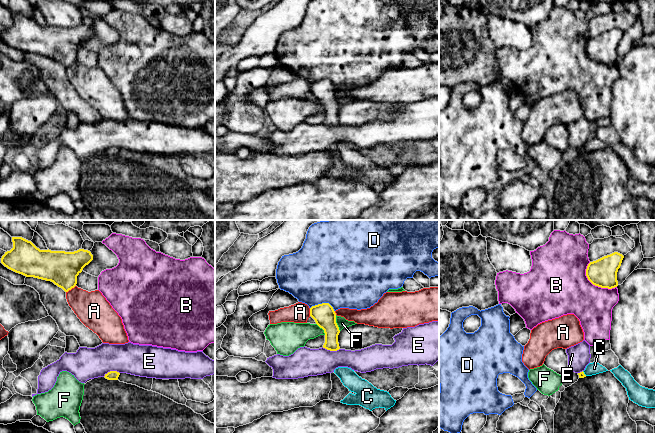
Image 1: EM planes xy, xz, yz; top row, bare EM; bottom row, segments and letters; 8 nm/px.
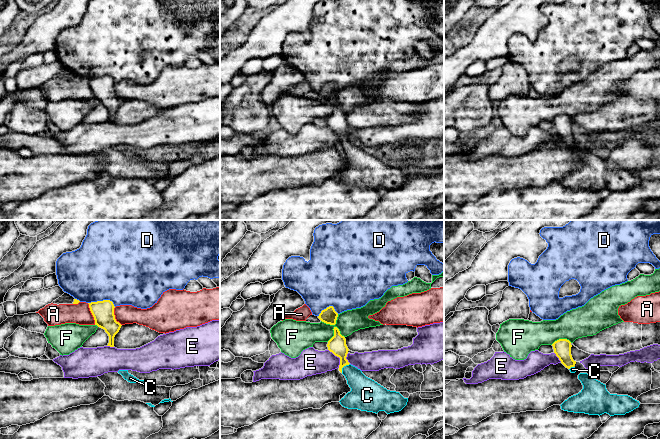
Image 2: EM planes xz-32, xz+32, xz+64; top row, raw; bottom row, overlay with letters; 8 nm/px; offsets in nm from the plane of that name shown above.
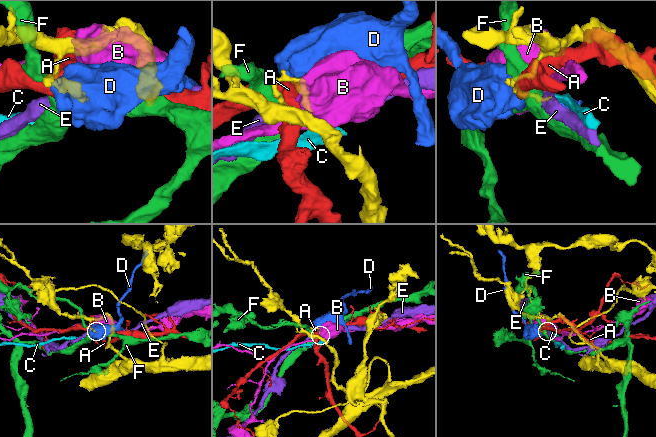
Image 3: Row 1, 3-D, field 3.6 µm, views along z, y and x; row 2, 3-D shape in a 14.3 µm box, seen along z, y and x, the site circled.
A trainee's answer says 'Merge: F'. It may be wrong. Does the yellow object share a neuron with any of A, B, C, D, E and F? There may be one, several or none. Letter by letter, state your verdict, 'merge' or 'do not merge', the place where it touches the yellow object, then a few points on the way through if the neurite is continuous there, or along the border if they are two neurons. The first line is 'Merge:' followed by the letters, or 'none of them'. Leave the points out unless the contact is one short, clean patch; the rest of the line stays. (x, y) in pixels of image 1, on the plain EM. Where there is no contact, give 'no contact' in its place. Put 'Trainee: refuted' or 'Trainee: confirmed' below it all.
Merge: C
A: do not merge; contact xy (70, 65)
B: do not merge; contact yz (595, 61)
C: merge; contact yz (583, 149); way yz (581, 151), (583, 149), (594, 144)
D: do not merge; contact xz (323, 79)
E: do not merge; contact xy (111, 147); border xy (119, 148), (108, 147), (103, 152)
F: do not merge; contact xz (336, 99)
Trainee: refuted

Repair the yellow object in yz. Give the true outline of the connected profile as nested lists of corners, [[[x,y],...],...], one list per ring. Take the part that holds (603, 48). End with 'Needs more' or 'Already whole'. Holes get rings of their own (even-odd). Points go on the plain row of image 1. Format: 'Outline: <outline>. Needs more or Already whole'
Outline: [[[618,28],[590,38],[586,45],[588,56],[595,62],[612,65],[618,62],[617,48],[624,32]]]. Already whole

